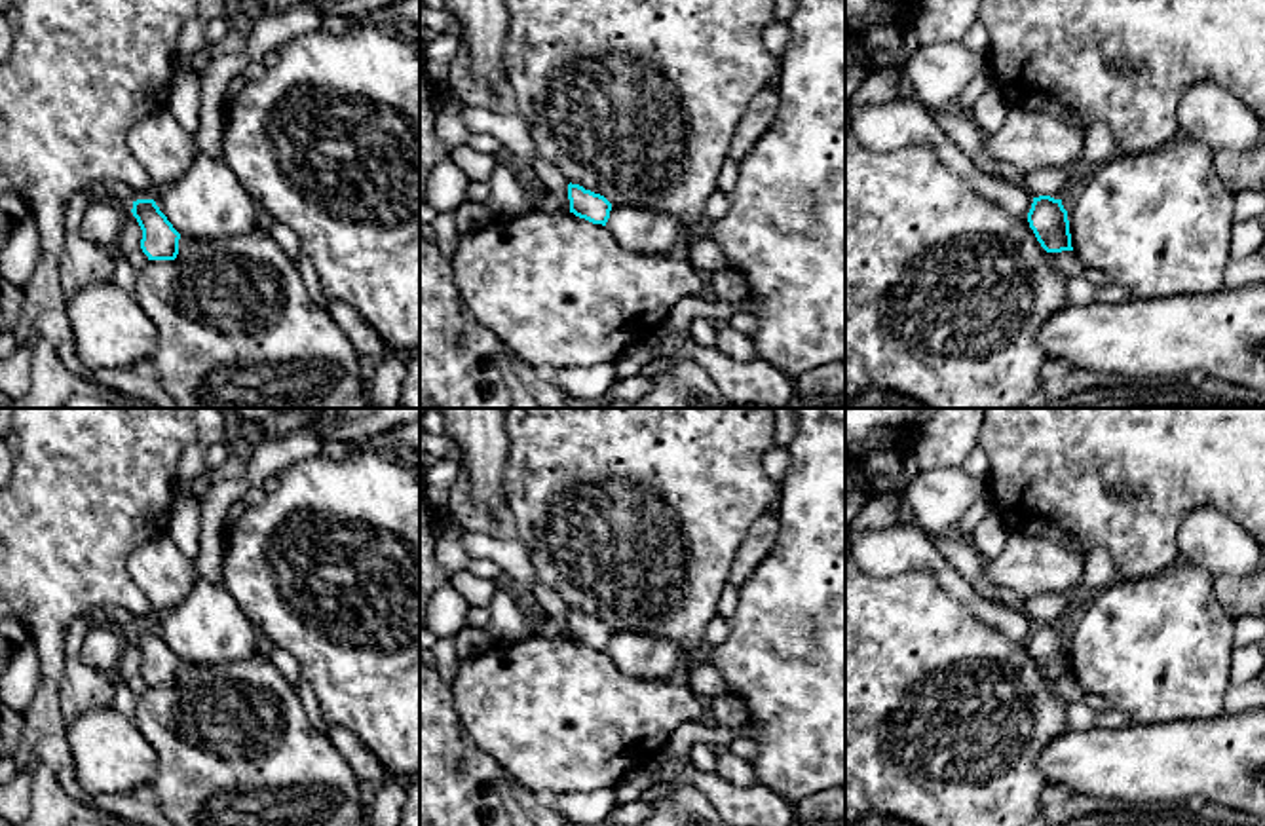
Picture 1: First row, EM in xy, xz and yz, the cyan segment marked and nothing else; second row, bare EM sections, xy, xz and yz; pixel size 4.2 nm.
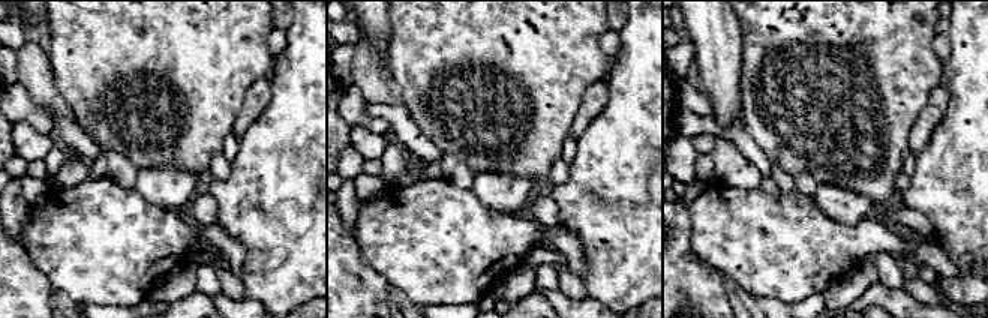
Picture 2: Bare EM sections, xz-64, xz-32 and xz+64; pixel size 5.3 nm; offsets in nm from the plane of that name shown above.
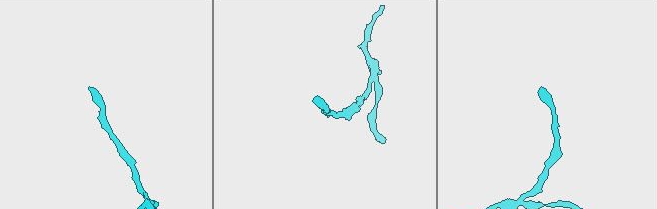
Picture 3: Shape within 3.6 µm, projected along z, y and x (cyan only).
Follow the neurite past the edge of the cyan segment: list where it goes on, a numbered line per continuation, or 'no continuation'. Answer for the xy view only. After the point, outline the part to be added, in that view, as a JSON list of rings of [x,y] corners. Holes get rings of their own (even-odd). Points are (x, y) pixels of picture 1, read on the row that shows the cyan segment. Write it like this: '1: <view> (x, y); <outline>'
1: xy (82, 73); [[[11,0],[6,17],[13,46],[0,65],[0,173],[11,178],[28,205],[42,243],[42,258],[21,291],[21,317],[11,325],[19,347],[32,347],[40,338],[36,321],[44,311],[66,306],[61,254],[68,197],[101,188],[120,190],[131,201],[156,196],[152,178],[127,146],[127,133],[137,122],[167,106],[179,36],[198,13],[198,0]]]

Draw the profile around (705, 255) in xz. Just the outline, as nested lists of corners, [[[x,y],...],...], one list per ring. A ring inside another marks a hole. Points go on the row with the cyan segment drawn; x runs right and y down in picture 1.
[[[703,235],[691,237],[688,260],[703,273],[726,270],[731,266],[729,258],[722,253],[718,243],[712,237]]]

